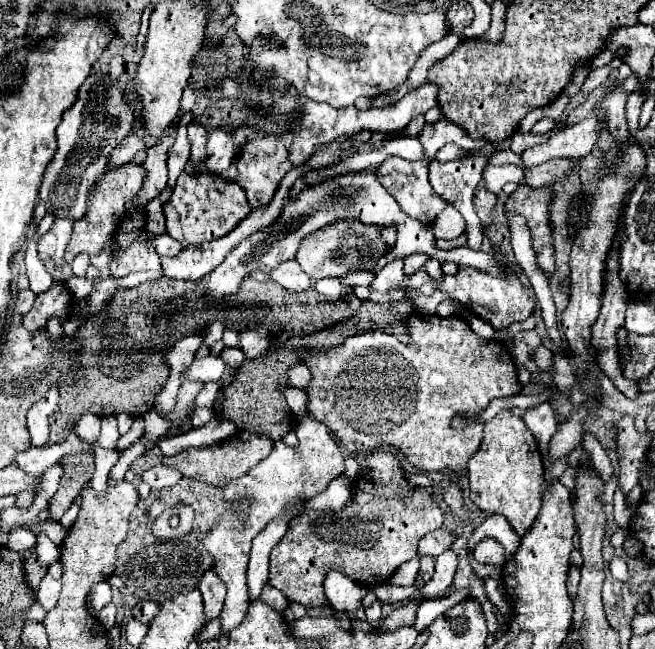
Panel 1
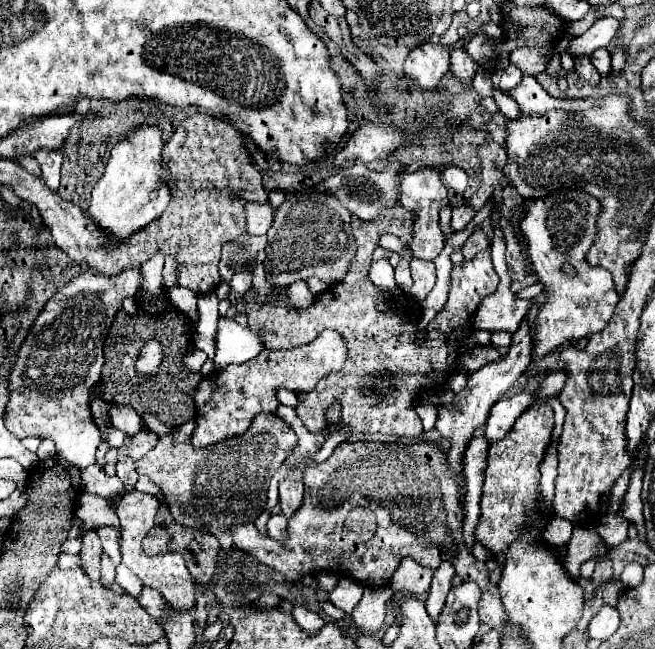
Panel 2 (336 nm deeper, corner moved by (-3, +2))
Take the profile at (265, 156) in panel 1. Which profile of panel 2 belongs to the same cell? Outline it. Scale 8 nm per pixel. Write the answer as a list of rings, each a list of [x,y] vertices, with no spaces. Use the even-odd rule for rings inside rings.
[[[248,203],[246,205],[246,219],[248,219],[248,233],[250,235],[266,235],[266,231],[272,225],[274,209],[264,203]]]

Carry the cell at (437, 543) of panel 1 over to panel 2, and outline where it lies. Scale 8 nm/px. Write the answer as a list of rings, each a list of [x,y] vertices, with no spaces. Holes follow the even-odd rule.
[[[404,557],[404,561],[400,561],[400,567],[396,569],[394,577],[392,577],[392,591],[396,595],[402,593],[412,593],[412,595],[424,595],[430,589],[430,581],[432,581],[432,569],[430,567],[422,567],[416,561],[412,561],[412,557]]]

